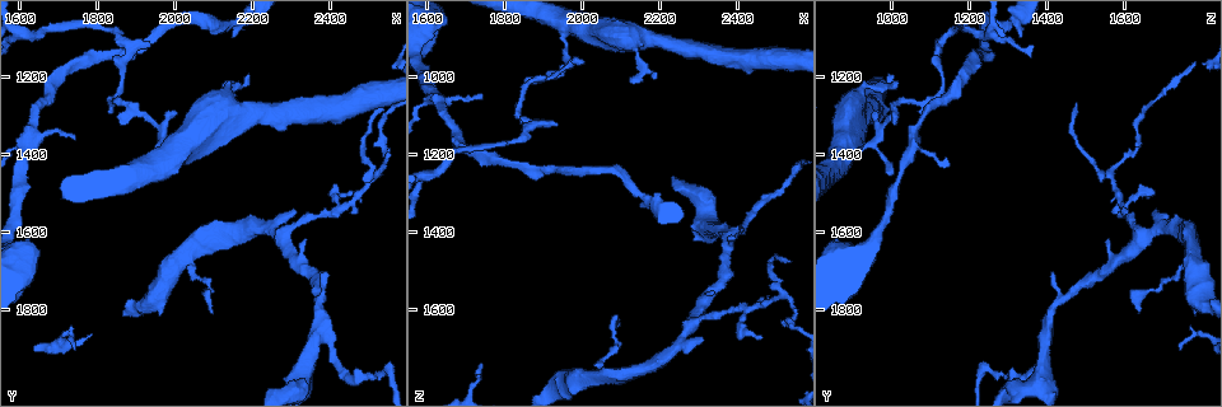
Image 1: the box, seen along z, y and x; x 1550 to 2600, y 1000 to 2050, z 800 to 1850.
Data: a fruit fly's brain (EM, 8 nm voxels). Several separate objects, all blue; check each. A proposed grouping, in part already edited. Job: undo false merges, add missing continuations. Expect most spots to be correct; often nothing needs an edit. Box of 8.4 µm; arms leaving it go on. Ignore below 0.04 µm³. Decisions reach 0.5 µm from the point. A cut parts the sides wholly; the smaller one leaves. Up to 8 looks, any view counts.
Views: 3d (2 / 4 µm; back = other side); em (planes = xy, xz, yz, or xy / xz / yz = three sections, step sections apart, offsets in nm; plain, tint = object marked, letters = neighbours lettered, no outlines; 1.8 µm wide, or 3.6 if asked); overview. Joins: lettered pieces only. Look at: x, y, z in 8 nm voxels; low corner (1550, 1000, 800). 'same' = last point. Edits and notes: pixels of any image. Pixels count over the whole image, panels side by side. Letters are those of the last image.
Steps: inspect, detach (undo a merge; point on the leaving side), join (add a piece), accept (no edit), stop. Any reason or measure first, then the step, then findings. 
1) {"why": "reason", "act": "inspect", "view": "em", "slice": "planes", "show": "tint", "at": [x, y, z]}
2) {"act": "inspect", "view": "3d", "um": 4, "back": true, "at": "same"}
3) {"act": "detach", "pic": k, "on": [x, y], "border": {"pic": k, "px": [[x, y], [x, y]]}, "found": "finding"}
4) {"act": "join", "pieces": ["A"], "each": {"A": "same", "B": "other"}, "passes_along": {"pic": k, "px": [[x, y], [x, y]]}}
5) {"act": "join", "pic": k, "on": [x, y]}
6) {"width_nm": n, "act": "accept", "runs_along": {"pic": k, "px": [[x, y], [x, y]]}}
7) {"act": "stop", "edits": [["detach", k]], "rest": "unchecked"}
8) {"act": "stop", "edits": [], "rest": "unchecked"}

{"why": "three-way junction", "act": "inspect", "view": "em", "slice": "planes", "show": "letters", "at": [2370, 1865, 1390]}

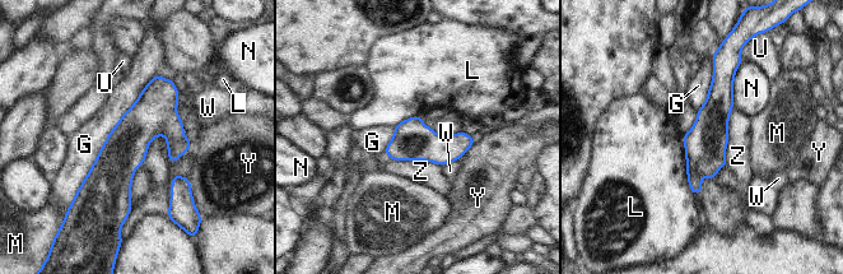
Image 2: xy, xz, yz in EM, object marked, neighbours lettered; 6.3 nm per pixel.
{"longest_contact_nm": ["G", 950], "act": "accept", "each": {"G": "other", "L": "other", "M": "other", "N": "other", "U": "other", "W": "other", "Y": "other", "Z": "other"}, "runs_along": {"pic": 2, "px": [[170, 83], [119, 158], [119, 210]]}, "found": "continuous, no second neuron"}

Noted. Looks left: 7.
{"why": "branch point", "act": "inspect", "view": "em", "slice": "planes", "show": "tint", "at": [1620, 1385, 1055]}

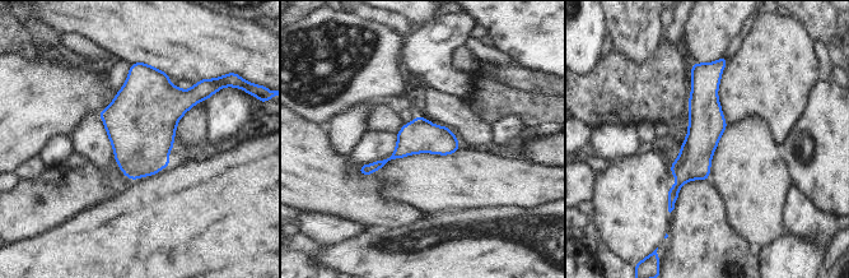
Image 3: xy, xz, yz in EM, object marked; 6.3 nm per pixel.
{"why": "what lies round it", "act": "inspect", "view": "em", "slice": "planes", "show": "letters", "at": "same"}

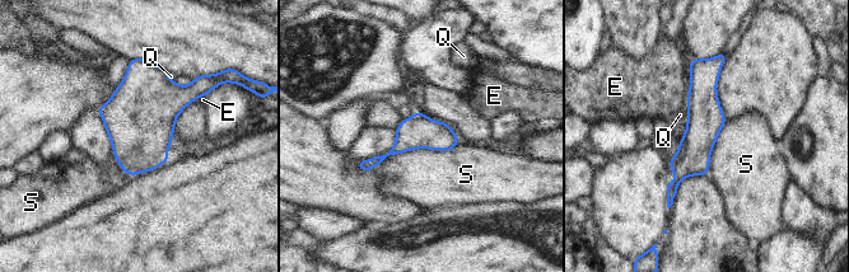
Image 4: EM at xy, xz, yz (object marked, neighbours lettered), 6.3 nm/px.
{"width_nm": 200, "act": "accept", "each": {"E": "other", "Q": "other", "S": "other"}, "runs_along": {"pic": 4, "px": [[700, 62], [701, 134], [670, 201]]}, "found": "all the same neuron"}

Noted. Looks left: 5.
{"why": "free end", "act": "inspect", "view": "em", "slice": "planes", "show": "letters", "at": [2120, 1225, 1000]}

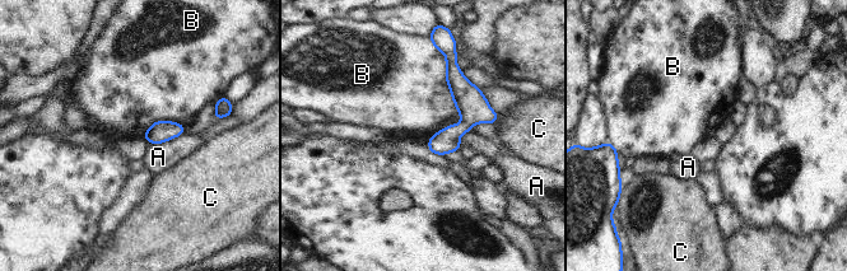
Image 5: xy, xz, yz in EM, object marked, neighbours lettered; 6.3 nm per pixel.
{"act": "accept", "each": {"A": "other", "B": "other", "C": "other"}, "border": {"pic": 5, "px": [[445, 59], [456, 125]]}, "found": "no lettered piece goes on from it"}

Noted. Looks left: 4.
{"act": "stop", "edits": [], "rest": "unchecked"}

